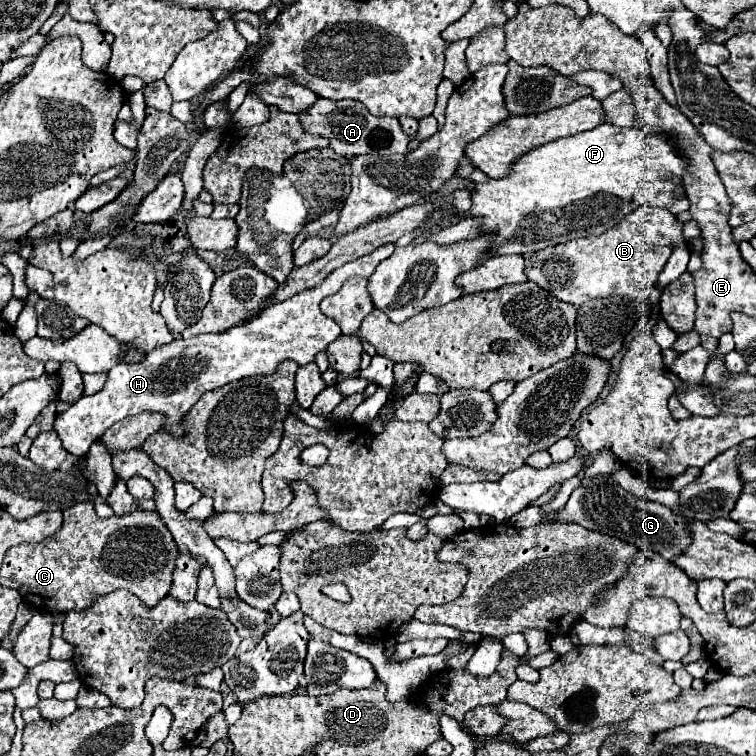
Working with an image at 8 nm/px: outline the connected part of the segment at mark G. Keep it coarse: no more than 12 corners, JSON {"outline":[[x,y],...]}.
{"outline":[[609,474],[581,476],[561,520],[655,550],[691,544],[685,518]]}

